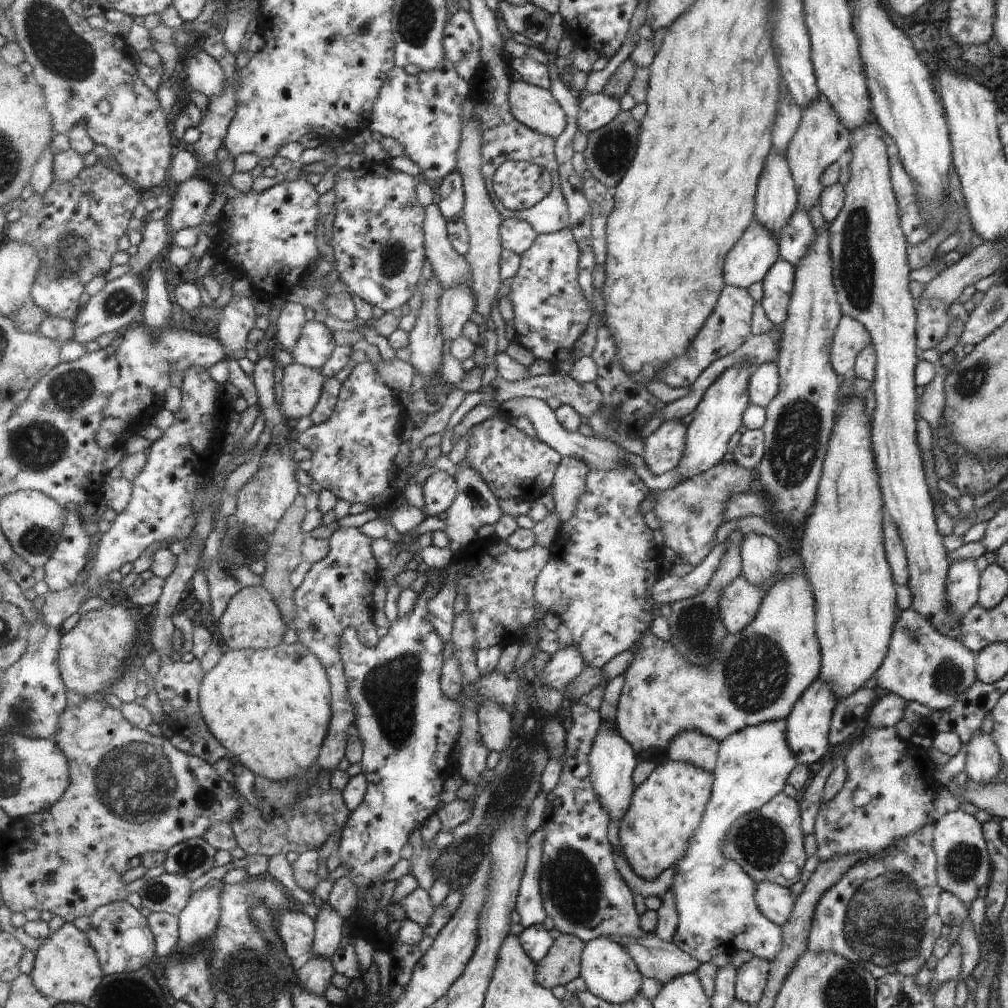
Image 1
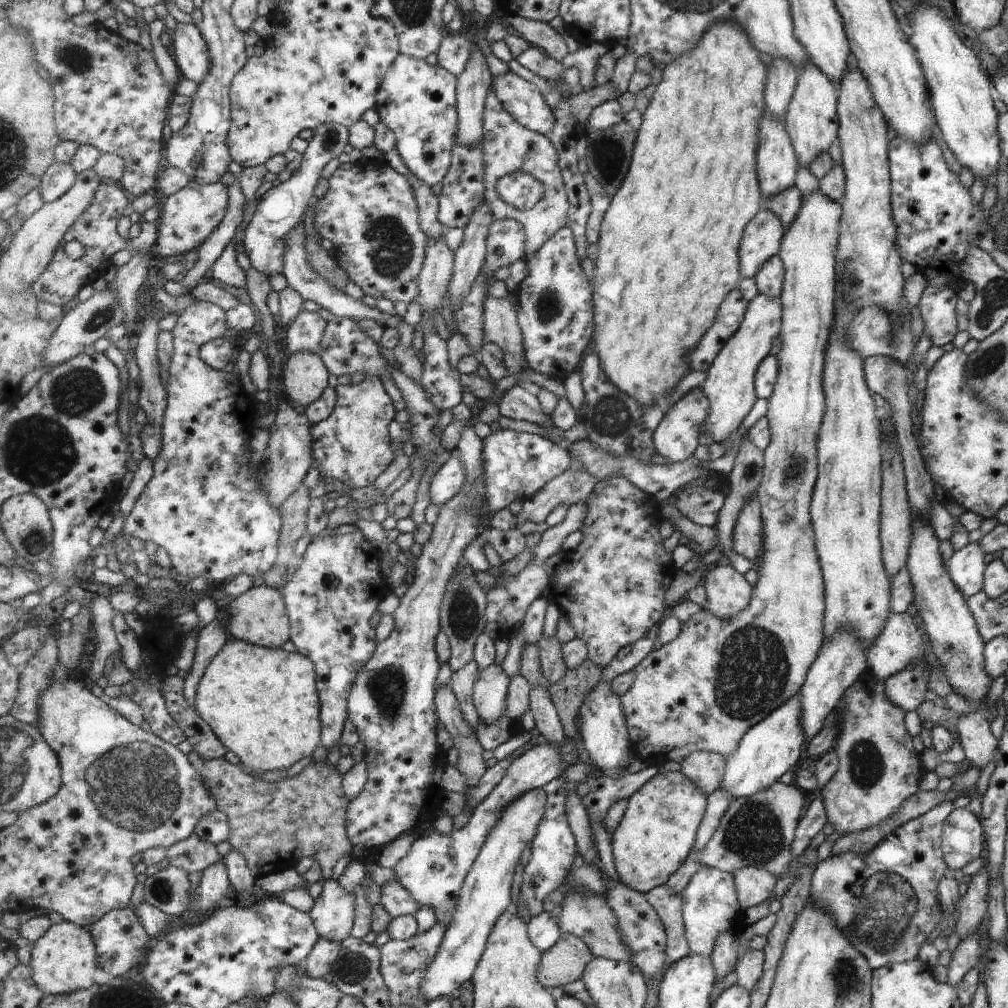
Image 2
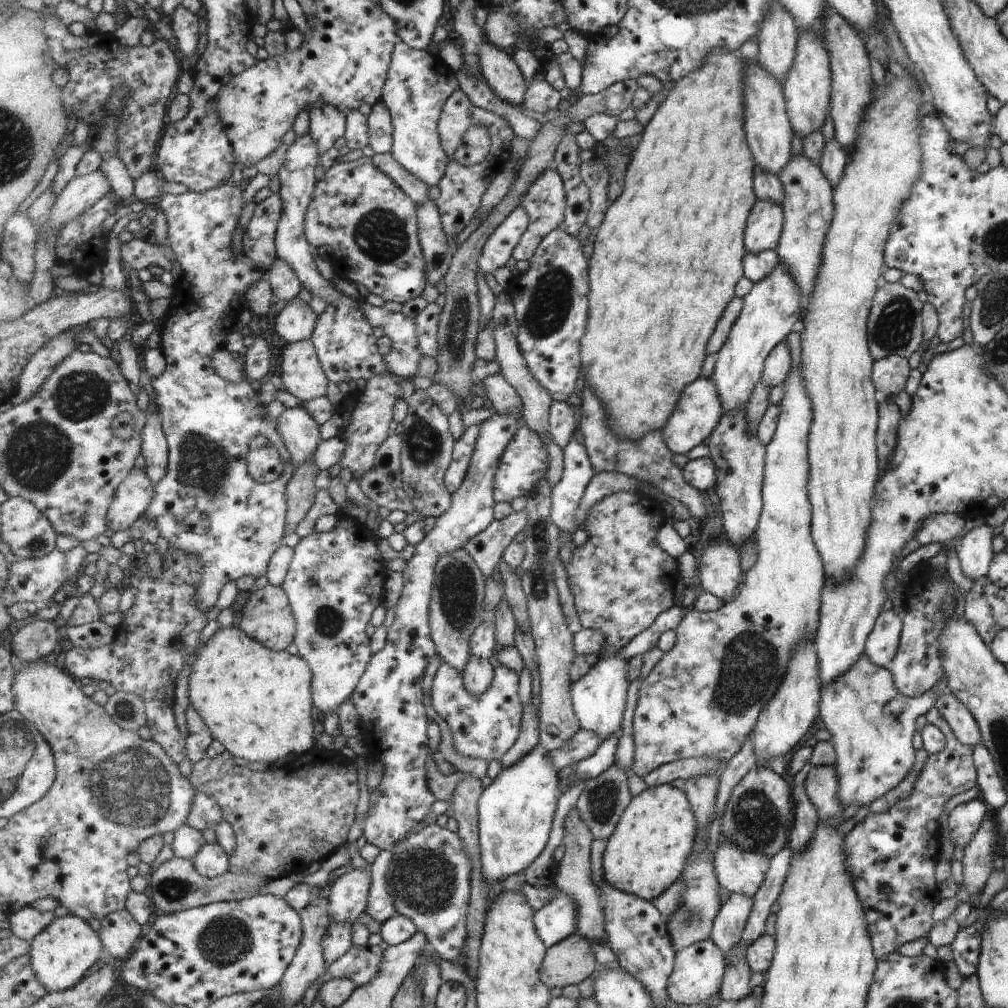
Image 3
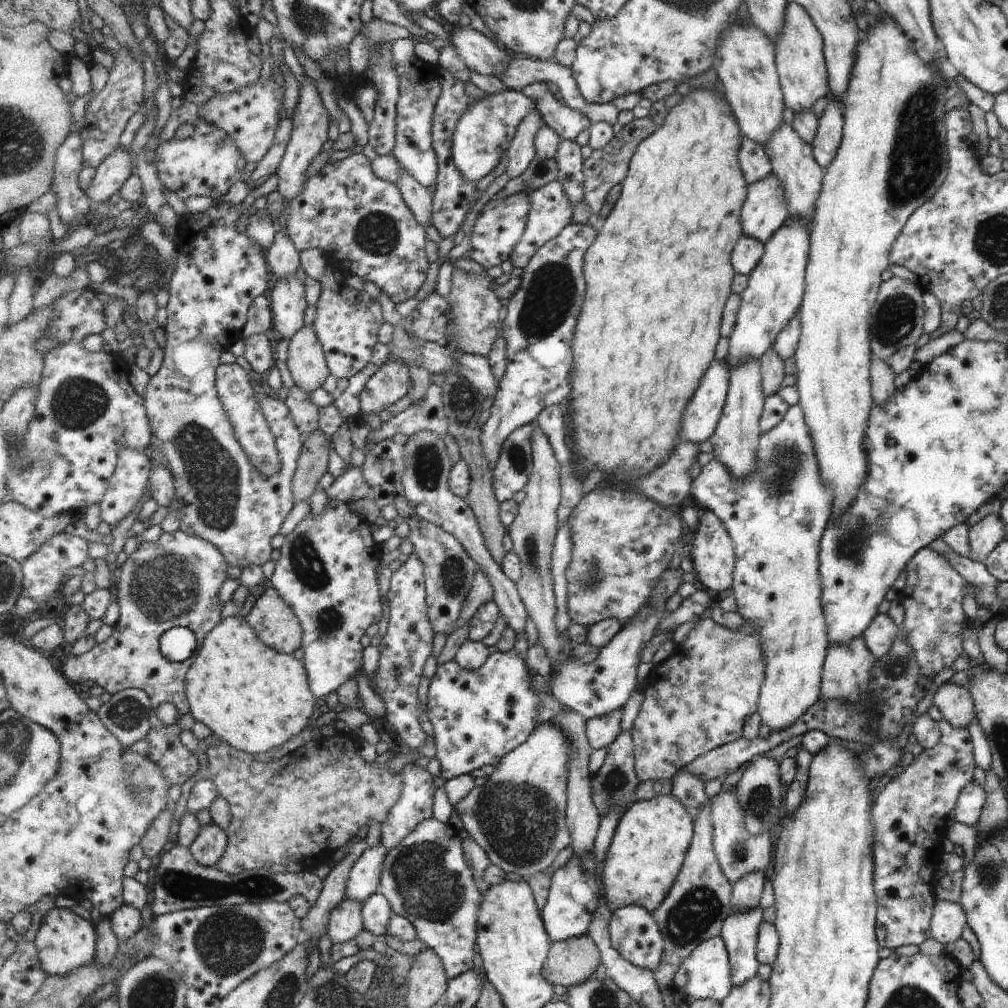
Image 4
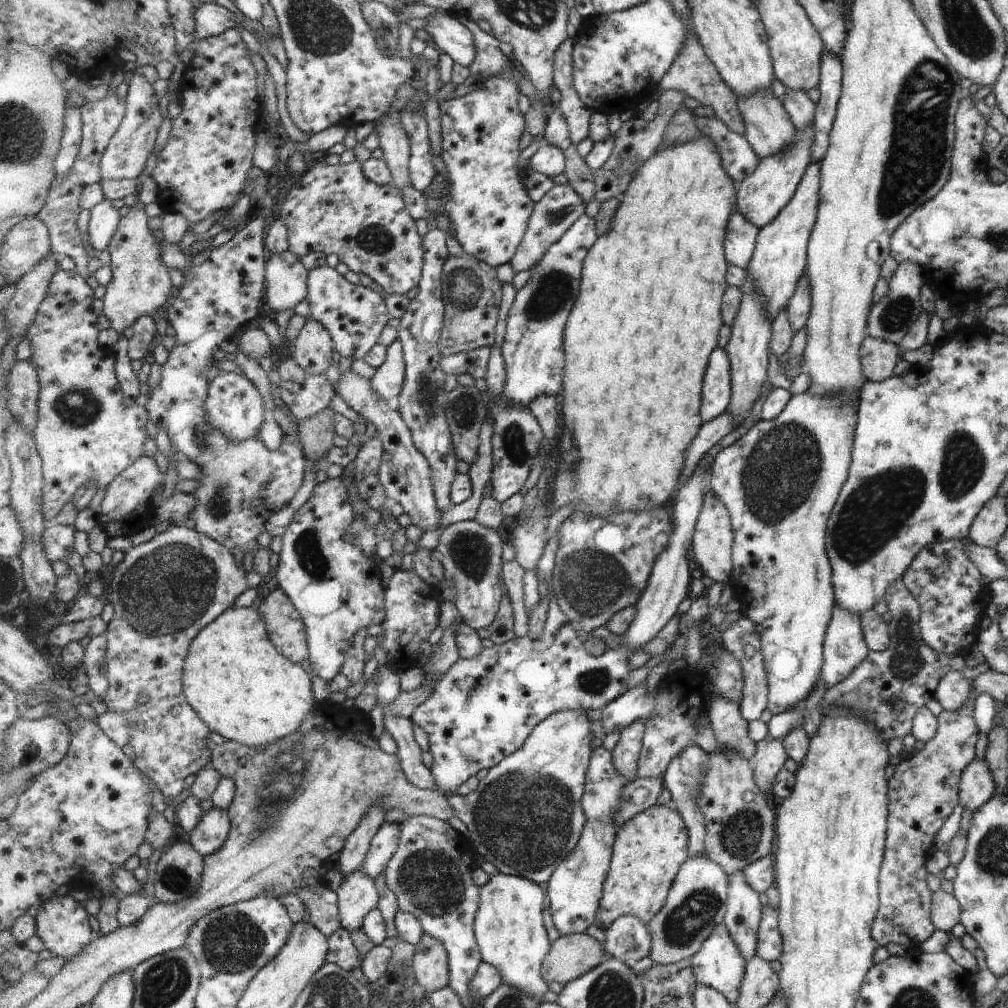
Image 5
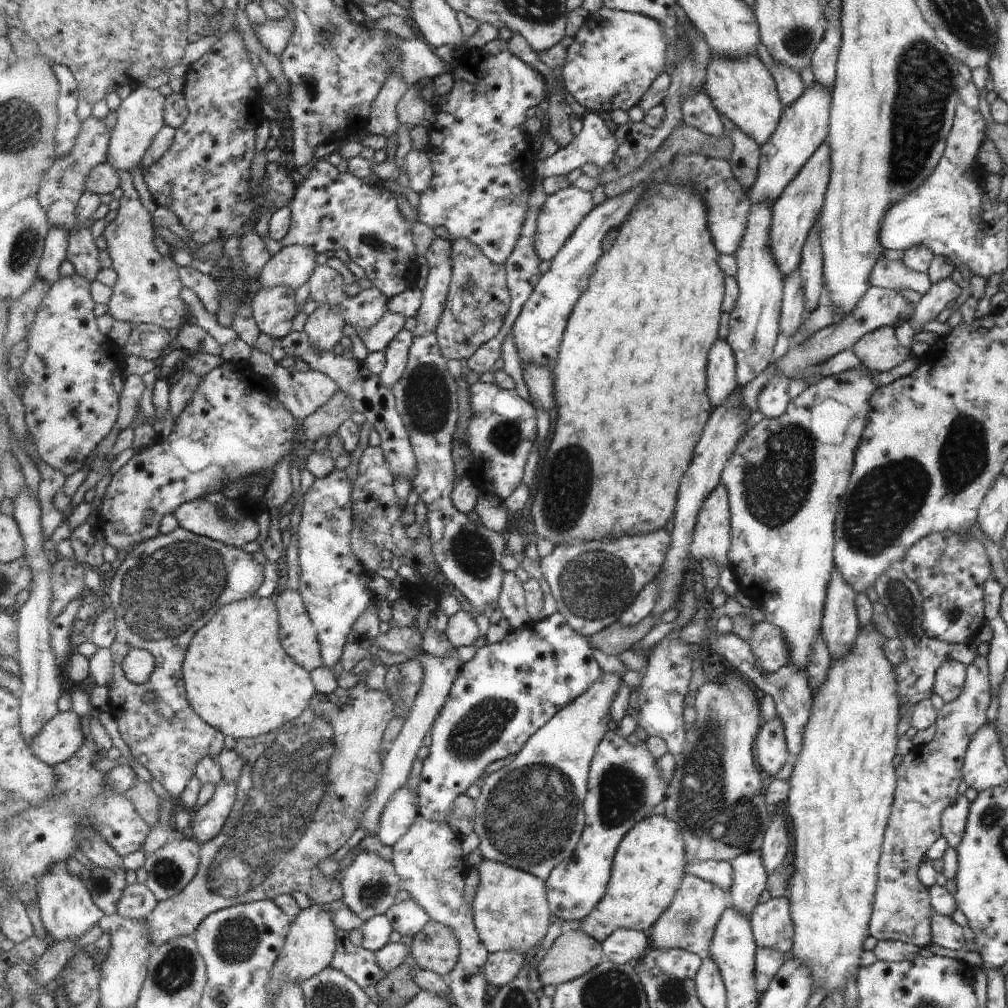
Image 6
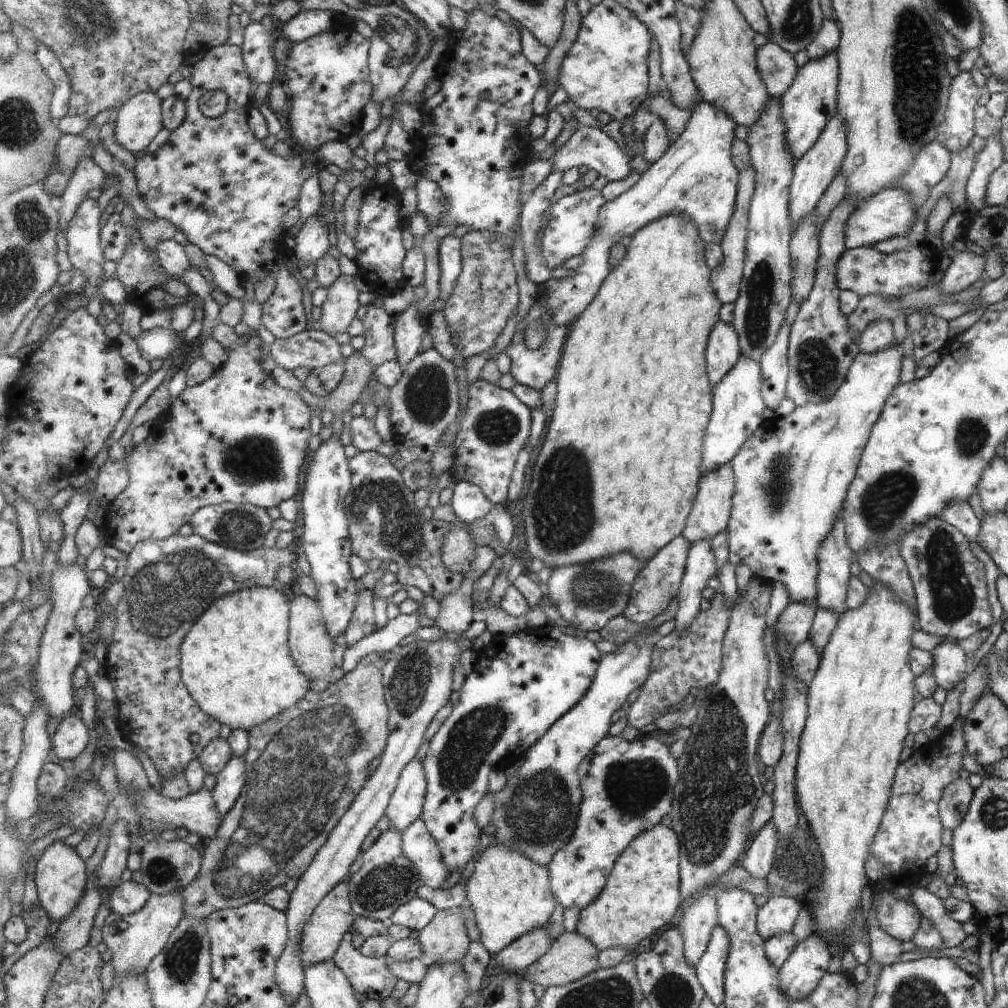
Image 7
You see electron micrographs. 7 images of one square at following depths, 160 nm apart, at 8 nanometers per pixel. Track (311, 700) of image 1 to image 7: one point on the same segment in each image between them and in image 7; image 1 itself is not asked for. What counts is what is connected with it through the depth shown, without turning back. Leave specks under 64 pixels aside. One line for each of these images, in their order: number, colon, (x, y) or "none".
2: (262, 703)
3: (257, 702)
4: (256, 698)
5: (248, 692)
6: (239, 678)
7: (237, 663)

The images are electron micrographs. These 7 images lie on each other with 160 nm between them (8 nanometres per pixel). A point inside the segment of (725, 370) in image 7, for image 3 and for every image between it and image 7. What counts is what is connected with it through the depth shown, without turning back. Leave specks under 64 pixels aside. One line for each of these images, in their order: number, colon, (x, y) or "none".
3: (700, 410)
4: (702, 416)
5: (717, 396)
6: (723, 381)

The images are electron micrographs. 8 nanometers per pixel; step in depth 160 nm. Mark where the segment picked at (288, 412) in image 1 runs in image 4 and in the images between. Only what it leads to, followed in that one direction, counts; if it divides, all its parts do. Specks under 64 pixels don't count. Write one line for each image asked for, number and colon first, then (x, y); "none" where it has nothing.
2: (305, 379)
3: (303, 376)
4: (307, 362)

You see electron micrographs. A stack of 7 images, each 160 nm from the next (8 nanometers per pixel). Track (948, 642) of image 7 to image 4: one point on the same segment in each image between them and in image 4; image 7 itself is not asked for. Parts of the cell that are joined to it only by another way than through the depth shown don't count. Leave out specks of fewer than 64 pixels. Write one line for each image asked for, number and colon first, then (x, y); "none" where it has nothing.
4: (954, 703)
5: (952, 690)
6: (949, 679)

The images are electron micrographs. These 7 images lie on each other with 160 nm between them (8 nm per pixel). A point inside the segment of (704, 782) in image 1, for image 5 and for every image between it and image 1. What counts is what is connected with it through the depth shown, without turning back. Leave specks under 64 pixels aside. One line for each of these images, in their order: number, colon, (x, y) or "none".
2: (660, 826)
3: (647, 853)
4: (648, 851)
5: (651, 848)

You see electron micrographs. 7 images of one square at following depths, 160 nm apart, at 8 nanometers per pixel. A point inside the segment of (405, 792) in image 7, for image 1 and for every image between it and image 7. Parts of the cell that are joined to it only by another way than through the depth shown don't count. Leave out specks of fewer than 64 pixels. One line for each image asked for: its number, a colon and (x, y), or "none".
1: (329, 926)
2: (334, 913)
3: (348, 896)
4: (365, 878)
5: (386, 843)
6: (400, 813)

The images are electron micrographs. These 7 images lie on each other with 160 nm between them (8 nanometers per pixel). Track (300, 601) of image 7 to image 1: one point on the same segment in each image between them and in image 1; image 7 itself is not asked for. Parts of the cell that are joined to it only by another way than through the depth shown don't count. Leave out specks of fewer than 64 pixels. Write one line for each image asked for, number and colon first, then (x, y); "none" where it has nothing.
1: (253, 620)
2: (260, 617)
3: (267, 616)
4: (275, 621)
5: (286, 627)
6: (298, 634)

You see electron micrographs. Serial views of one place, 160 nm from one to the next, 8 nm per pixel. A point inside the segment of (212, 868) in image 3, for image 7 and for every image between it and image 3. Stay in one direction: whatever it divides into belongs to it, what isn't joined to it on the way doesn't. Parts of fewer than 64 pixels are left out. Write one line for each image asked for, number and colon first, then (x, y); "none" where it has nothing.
4: (210, 846)
5: (209, 835)
6: (207, 823)
7: (231, 781)

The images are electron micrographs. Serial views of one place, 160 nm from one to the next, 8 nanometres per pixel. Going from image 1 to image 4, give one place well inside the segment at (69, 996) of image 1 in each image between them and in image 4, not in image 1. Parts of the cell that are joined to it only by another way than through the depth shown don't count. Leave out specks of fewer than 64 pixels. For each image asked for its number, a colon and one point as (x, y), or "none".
2: (65, 960)
3: (66, 950)
4: (66, 941)

